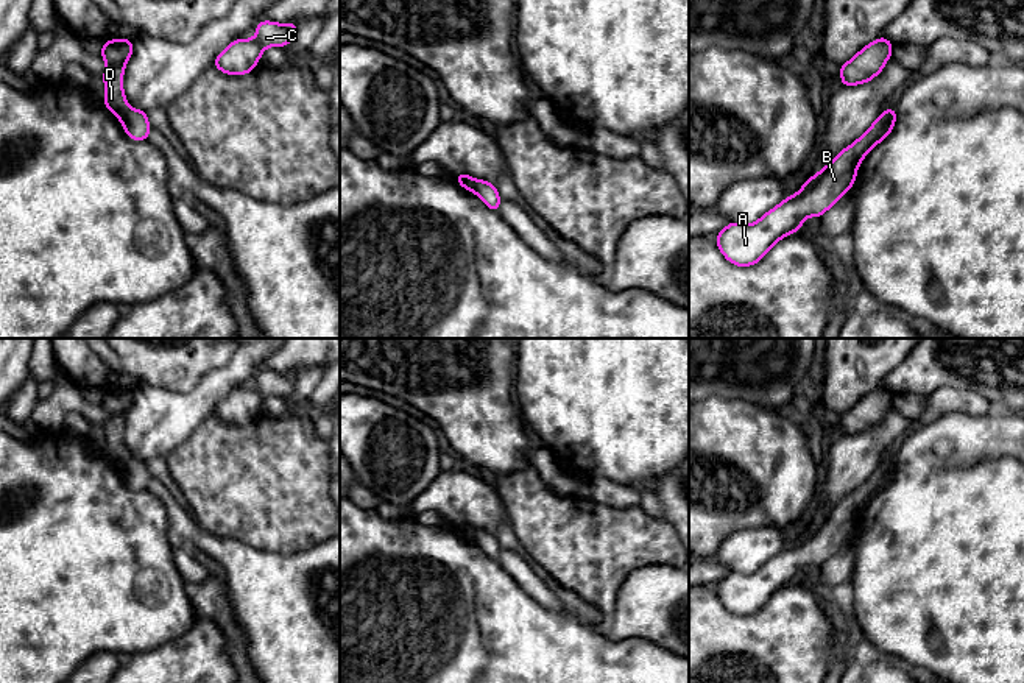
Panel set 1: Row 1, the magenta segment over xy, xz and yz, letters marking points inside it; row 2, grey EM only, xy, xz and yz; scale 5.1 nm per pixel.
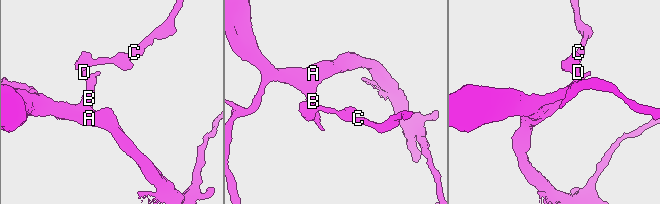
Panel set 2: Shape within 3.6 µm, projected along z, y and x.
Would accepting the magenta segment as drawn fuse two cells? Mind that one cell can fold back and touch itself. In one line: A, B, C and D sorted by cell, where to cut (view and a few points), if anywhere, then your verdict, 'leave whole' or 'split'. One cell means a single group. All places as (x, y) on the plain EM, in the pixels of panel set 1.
A B / C D | xz (476, 529), (471, 540) | split

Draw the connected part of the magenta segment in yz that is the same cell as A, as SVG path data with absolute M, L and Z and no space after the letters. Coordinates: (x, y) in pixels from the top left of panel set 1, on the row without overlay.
M885 457L856 491L810 526L795 544L784 547L751 574L729 571L715 588L725 608L737 616L754 614L782 586L801 580L804 568L821 566L853 536L862 508L887 488L895 471L896 460Z

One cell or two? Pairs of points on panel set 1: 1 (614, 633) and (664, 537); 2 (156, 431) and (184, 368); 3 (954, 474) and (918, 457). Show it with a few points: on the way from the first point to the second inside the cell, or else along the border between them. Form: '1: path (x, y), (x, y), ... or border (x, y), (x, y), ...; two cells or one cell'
1: border (672, 565), (639, 566), (619, 588); two cells
2: border (208, 373), (183, 392), (139, 385); two cells
3: path (945, 465), (928, 457); one cell

